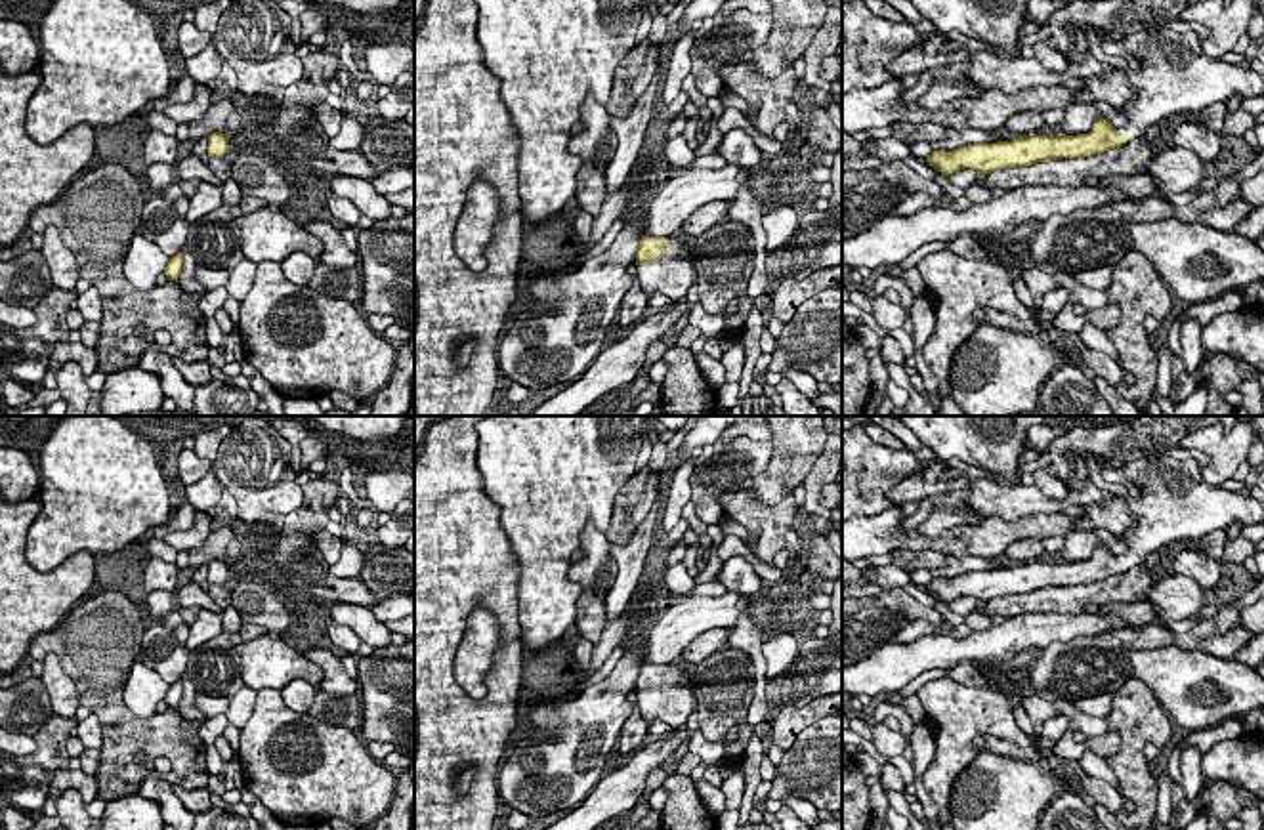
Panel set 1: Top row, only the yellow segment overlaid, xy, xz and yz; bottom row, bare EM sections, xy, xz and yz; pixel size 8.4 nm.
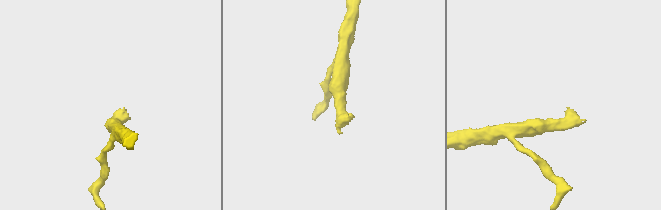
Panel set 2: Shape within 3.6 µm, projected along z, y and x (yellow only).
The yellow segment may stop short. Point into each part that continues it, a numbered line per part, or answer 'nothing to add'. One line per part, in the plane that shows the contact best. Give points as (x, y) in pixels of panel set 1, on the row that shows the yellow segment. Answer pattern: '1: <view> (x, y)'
1: xz (673, 273)

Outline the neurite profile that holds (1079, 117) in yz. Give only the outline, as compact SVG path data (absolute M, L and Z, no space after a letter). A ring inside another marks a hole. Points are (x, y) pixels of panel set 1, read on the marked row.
M1075 101L1067 105L1064 120L1056 126L1056 130L1064 135L1088 134L1100 118L1109 120L1115 128L1121 128L1127 124L1127 111L1117 111L1104 101Z

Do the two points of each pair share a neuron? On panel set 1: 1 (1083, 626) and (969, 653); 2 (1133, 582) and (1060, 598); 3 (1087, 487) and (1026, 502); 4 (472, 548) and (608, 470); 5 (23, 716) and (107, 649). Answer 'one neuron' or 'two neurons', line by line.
1: one neuron
2: one neuron
3: one neuron
4: two neurons
5: two neurons

